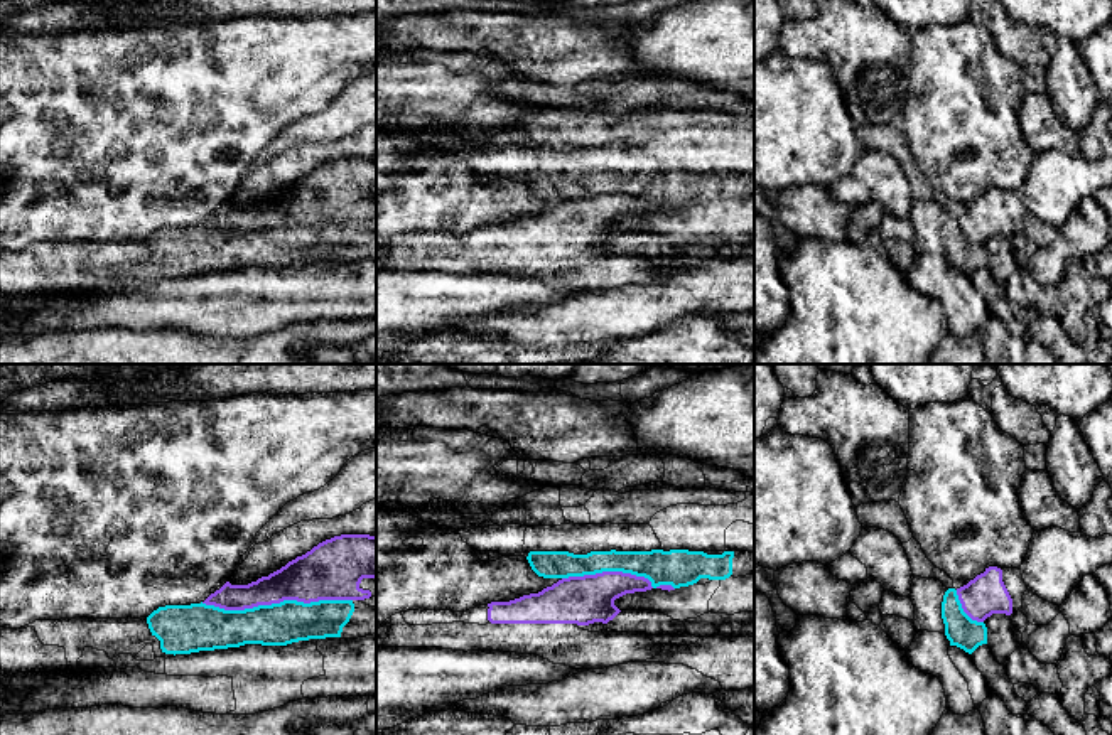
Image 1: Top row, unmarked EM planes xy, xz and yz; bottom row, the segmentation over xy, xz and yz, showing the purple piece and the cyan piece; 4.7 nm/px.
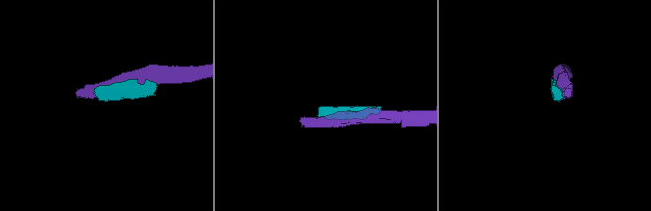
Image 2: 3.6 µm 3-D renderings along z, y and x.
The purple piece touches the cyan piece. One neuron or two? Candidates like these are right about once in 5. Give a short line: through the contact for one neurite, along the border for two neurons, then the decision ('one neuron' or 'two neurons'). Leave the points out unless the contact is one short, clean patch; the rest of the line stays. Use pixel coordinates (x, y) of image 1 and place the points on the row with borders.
two neurons

